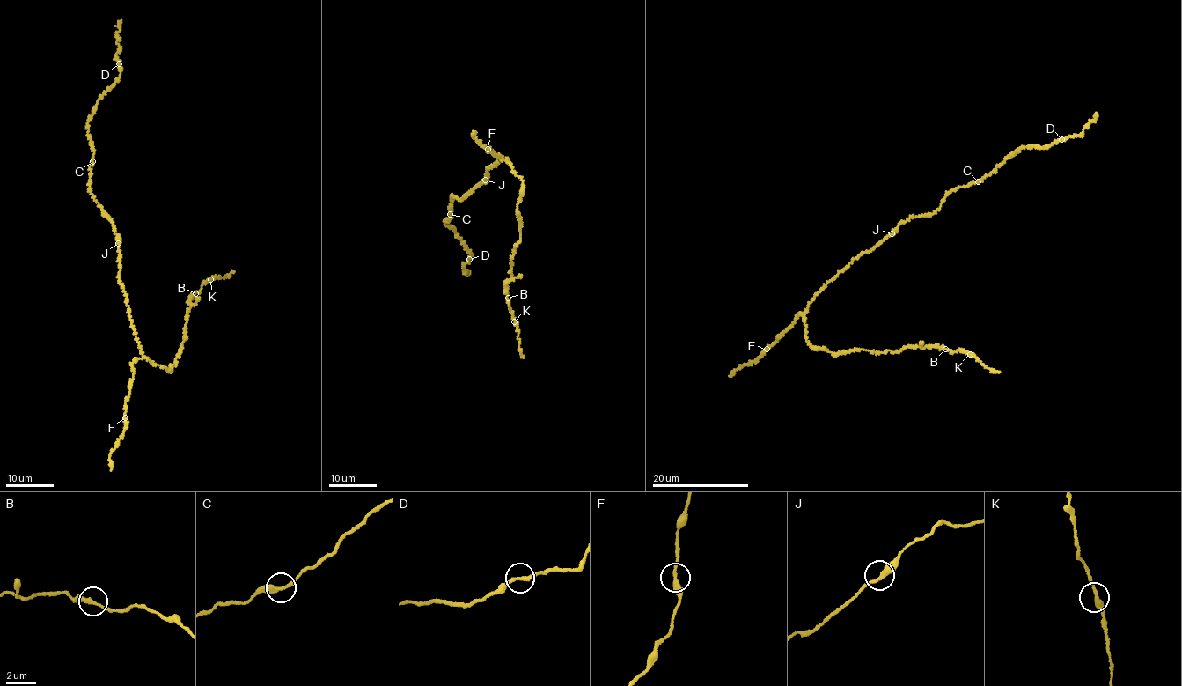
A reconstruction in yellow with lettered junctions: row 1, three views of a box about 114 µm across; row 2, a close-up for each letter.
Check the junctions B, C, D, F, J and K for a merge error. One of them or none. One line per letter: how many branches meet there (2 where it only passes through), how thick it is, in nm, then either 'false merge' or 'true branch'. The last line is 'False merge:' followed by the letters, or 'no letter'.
B: 2 | 240 nm | true branch
C: 2 | 280 nm | true branch
D: 2 | 260 nm | false merge
F: 2 | 260 nm | true branch
J: 2 | 300 nm | true branch
K: 2 | 280 nm | true branch
False merge: D

